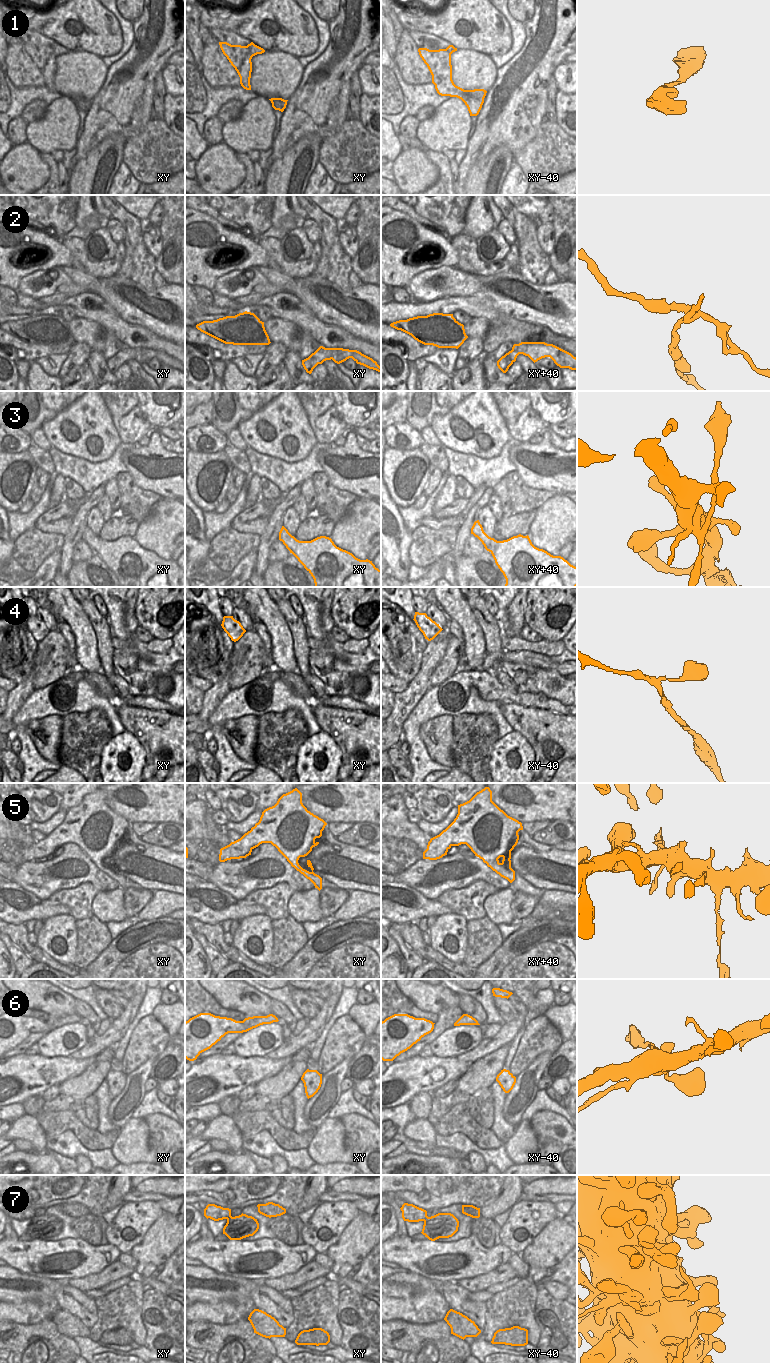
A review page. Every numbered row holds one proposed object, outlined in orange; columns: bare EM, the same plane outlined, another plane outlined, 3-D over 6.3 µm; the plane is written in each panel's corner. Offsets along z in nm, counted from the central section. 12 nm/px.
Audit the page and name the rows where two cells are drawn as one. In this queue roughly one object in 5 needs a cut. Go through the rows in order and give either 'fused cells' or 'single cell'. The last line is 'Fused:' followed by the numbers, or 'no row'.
1: single cell
2: fused cells
3: single cell
4: single cell
5: single cell
6: single cell
7: single cell
Fused: 2

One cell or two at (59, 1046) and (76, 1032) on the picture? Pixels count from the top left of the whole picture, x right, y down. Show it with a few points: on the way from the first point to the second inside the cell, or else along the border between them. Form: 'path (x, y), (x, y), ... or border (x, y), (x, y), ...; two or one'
path (62, 1040), (64, 1033), (70, 1031); one

